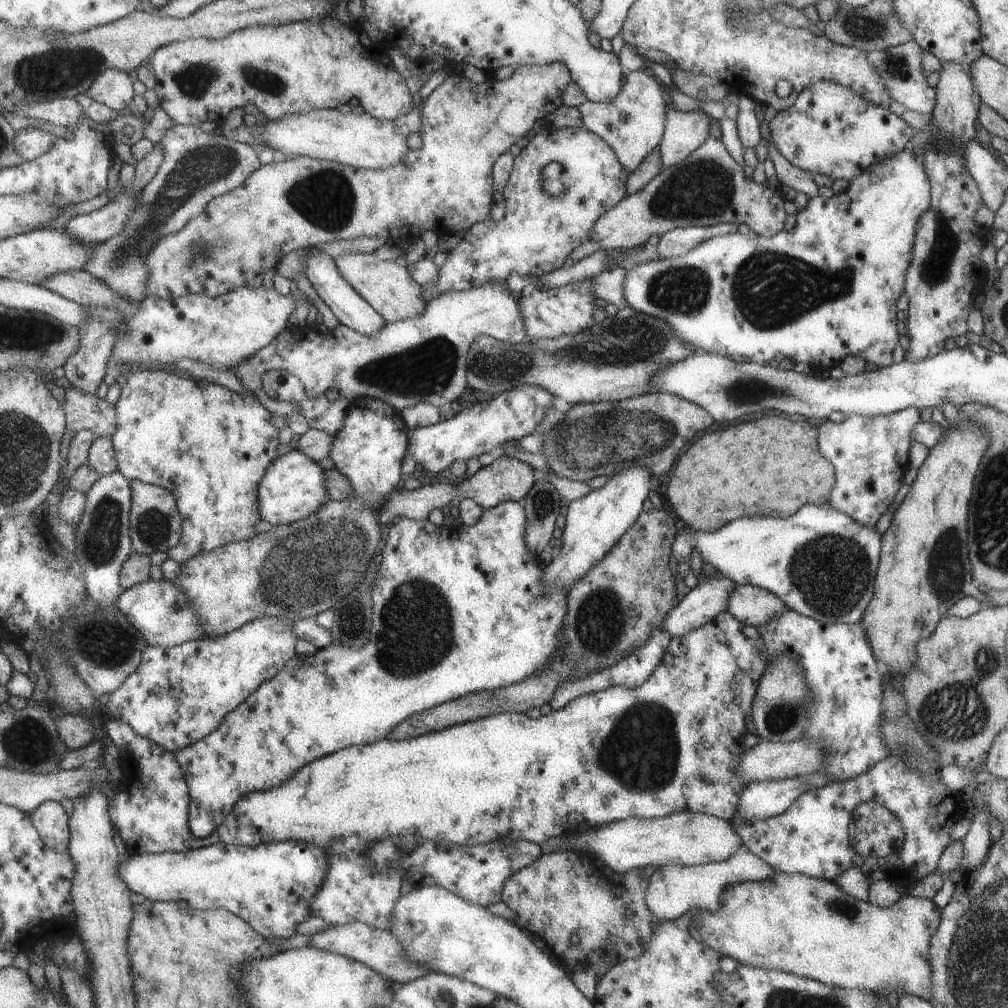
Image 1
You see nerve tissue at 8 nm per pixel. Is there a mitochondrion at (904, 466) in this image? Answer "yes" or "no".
no

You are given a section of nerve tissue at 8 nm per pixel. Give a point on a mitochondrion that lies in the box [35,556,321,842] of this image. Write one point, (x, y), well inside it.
(104, 643)

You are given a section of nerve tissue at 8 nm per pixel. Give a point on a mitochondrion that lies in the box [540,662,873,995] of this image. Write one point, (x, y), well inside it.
(642, 750)

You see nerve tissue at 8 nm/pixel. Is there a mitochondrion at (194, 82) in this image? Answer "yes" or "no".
yes

